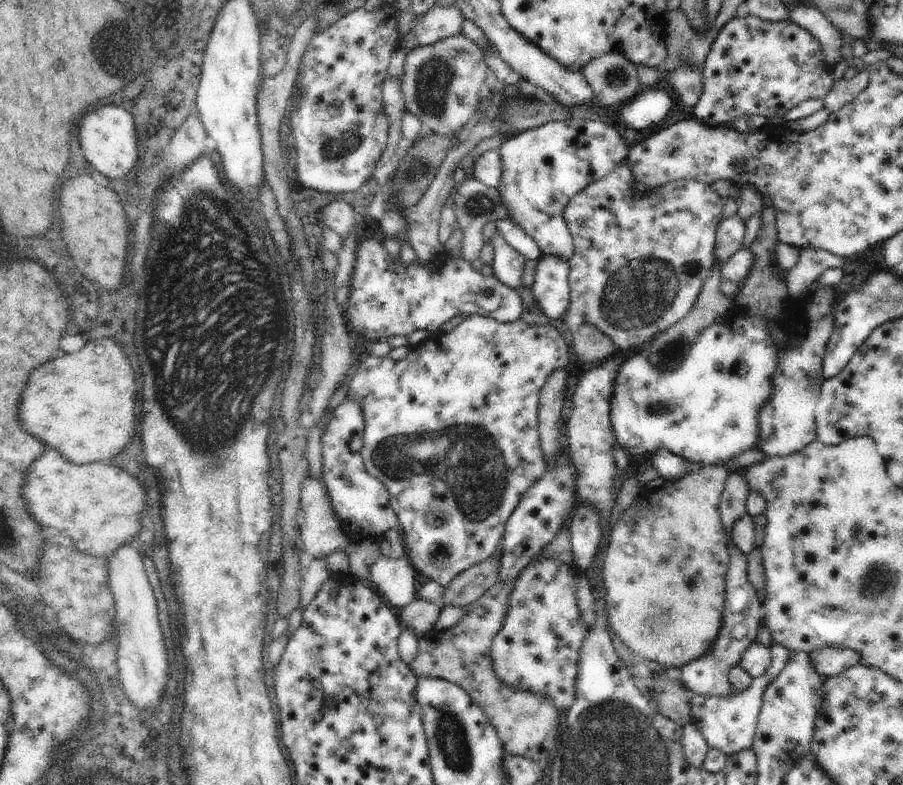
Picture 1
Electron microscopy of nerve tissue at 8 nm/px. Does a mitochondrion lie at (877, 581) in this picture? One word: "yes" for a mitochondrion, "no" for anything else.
yes

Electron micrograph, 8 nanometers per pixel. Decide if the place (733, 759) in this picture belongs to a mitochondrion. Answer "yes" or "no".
no

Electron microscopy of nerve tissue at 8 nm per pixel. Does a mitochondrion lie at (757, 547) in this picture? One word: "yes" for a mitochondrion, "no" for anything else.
no

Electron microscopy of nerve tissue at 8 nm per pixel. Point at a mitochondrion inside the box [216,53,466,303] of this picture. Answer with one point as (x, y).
(434, 78)

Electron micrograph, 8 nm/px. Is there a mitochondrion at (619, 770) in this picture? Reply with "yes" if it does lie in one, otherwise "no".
yes

